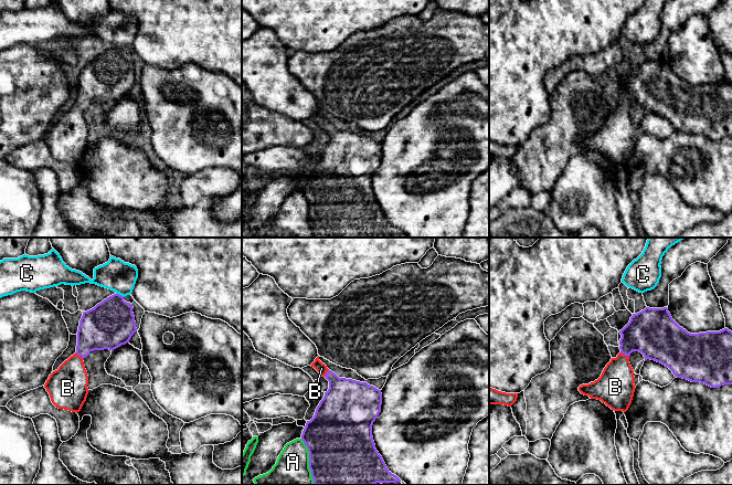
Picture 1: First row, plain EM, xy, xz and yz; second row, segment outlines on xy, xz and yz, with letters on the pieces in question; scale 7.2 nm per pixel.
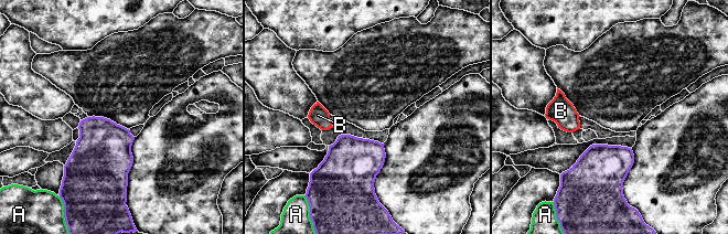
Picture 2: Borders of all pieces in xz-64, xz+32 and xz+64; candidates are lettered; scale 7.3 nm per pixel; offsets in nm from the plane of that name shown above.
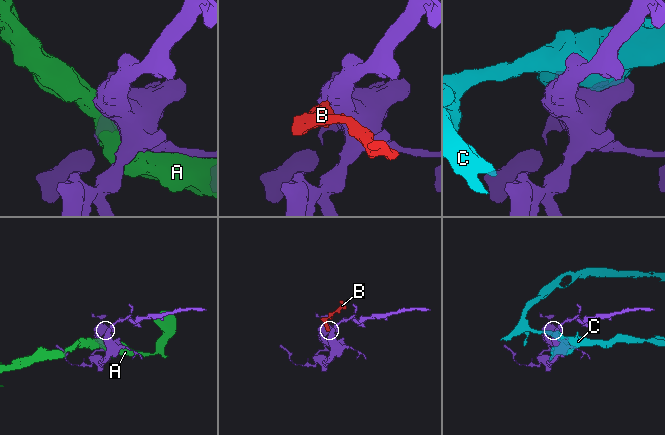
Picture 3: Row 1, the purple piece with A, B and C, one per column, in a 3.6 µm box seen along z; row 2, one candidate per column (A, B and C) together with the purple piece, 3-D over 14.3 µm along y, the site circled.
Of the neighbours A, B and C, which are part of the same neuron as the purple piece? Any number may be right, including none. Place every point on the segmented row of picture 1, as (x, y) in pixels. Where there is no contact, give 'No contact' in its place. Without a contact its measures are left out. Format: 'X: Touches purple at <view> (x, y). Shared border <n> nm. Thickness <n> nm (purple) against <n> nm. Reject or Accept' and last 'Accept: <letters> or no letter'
A: Touches purple at xz (309, 462). Shared border 360 nm. Thickness 500 nm (purple) against 340 nm. Reject
B: Touches purple at yz (625, 355). Shared border 80 nm. Thickness 340 nm (purple) against 280 nm. Accept
C: Touches purple at xy (120, 295). Shared border 70 nm. Thickness 340 nm (purple) against 220 nm. Reject
Accept: B

